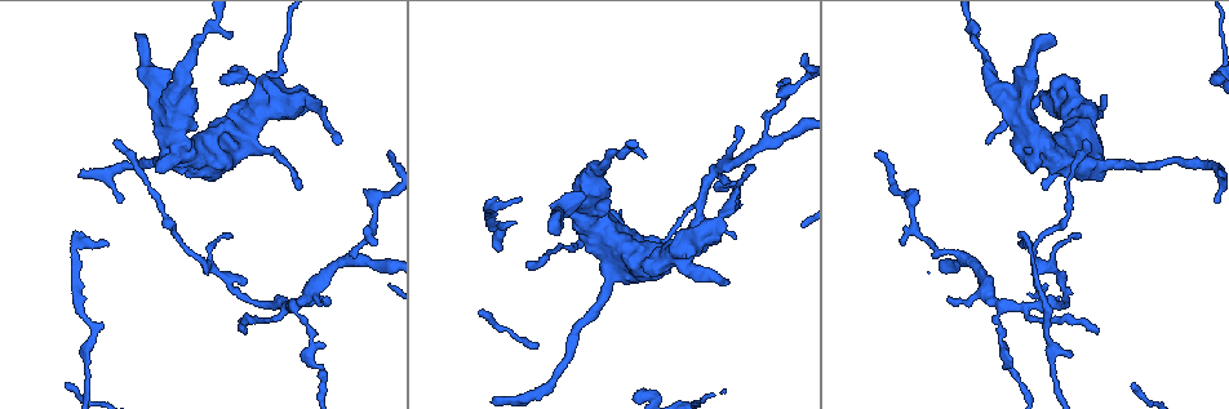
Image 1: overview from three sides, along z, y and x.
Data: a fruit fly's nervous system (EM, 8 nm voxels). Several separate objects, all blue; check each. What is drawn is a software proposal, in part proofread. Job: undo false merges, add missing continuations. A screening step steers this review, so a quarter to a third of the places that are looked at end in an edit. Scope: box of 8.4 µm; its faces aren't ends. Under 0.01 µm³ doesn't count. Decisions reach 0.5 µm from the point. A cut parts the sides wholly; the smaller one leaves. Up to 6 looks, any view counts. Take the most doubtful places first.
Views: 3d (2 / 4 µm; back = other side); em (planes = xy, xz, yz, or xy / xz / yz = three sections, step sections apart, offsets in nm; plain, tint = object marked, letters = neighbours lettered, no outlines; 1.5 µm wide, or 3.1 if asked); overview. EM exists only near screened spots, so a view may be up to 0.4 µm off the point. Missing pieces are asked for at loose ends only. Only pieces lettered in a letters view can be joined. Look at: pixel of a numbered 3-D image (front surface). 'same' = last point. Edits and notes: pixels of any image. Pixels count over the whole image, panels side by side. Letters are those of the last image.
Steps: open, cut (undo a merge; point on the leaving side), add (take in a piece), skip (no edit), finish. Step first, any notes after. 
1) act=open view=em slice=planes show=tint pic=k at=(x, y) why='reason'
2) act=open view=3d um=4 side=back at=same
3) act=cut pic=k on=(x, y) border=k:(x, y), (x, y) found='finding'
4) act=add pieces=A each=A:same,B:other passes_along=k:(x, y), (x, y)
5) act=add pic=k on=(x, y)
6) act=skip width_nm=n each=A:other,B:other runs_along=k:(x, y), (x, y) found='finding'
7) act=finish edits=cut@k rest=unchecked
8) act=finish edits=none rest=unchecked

act=open view=em slice=xz step=4 show=letters pic=1 at=(1055, 43) why='an open end'

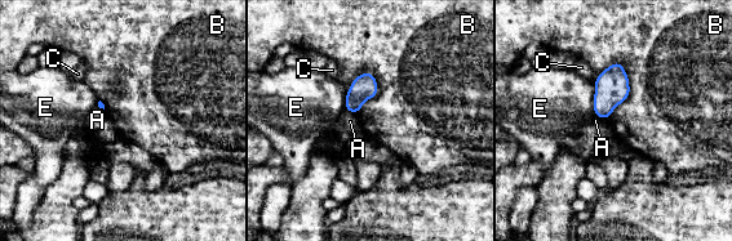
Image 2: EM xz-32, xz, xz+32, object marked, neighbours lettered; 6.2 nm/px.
act=open view=em slice=planes show=letters at=same

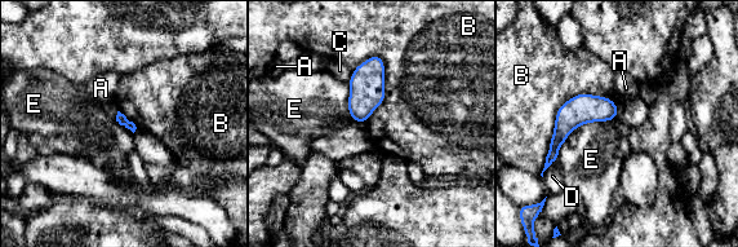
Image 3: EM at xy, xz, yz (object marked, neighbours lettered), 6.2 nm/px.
act=skip each=A:other,B:other,C:other,D:other,E:other runs_along=3:(613, 106), (583, 109), (551, 157) found='none of them fits'

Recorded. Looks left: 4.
act=open view=em slice=xz step=4 show=plain pic=1 at=(107, 241) why='long arm stops here'

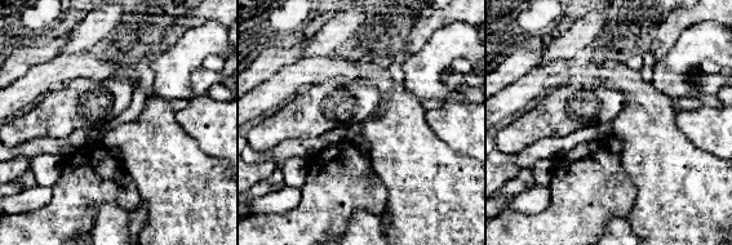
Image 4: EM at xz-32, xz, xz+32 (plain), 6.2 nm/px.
act=open view=em slice=xz step=4 show=letters at=same

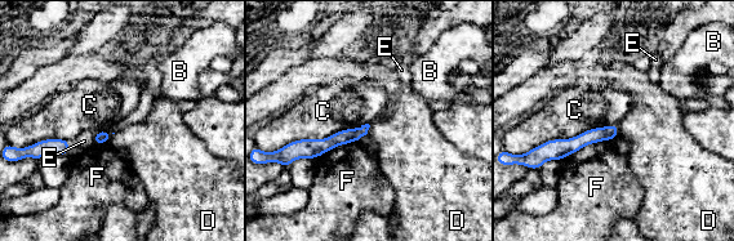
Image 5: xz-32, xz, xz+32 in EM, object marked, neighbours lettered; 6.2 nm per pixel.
act=skip longest_contact=C:550nm each=B:other,C:other,D:other,E:other,F:other border=5:(70, 141), (66, 155) found='none of them fits'

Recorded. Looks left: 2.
act=open view=em slice=planes show=letters pic=1 at=(677, 244) why='branch stops here'

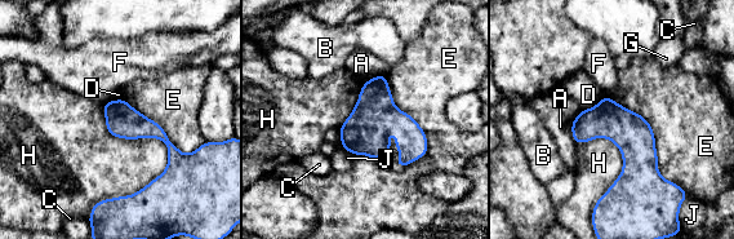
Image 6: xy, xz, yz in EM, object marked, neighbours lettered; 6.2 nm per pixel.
act=skip each=A:other,B:other,C:other,D:other,E:other,F:other,G:other,H:other,J:other border=6:(103, 105), (92, 207) found='none of them fits'

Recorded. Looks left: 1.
act=finish edits=none rest=unchecked

